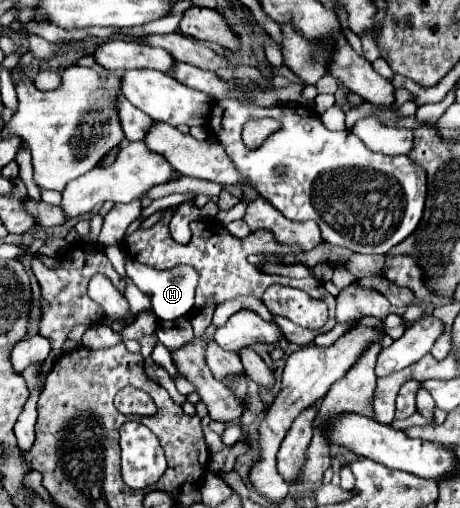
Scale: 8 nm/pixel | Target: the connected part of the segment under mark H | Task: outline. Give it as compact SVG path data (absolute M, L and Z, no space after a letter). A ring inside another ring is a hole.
M127 258L125 262L127 276L137 284L139 290L151 294L151 306L159 320L177 320L181 316L187 316L195 308L195 286L197 286L197 274L189 266L177 266L175 270L151 270L149 266L143 266L141 262Z

